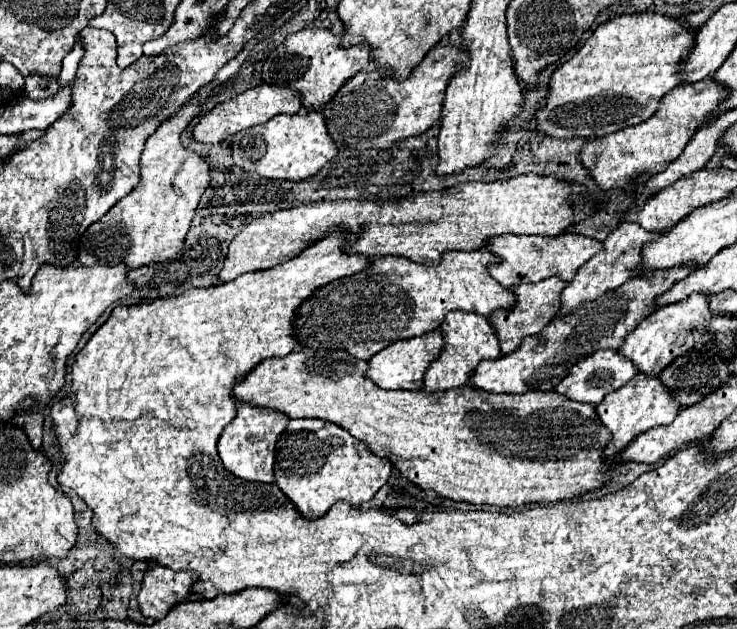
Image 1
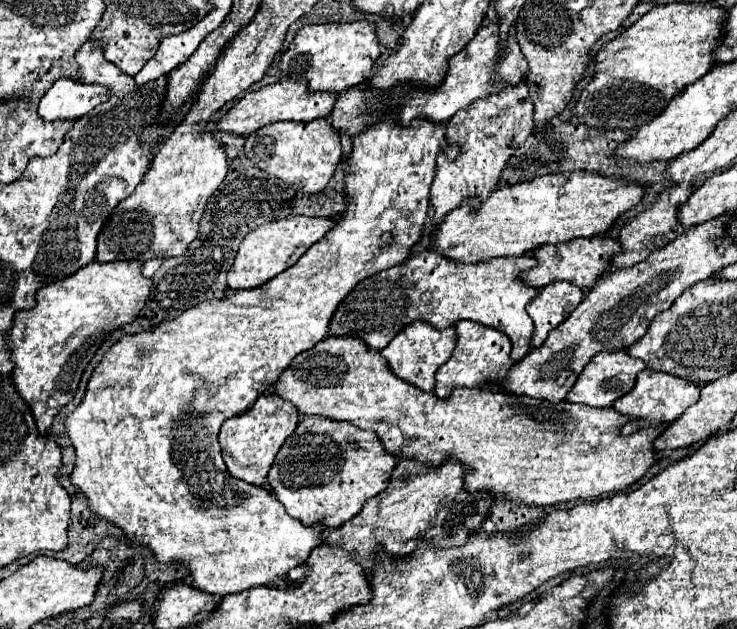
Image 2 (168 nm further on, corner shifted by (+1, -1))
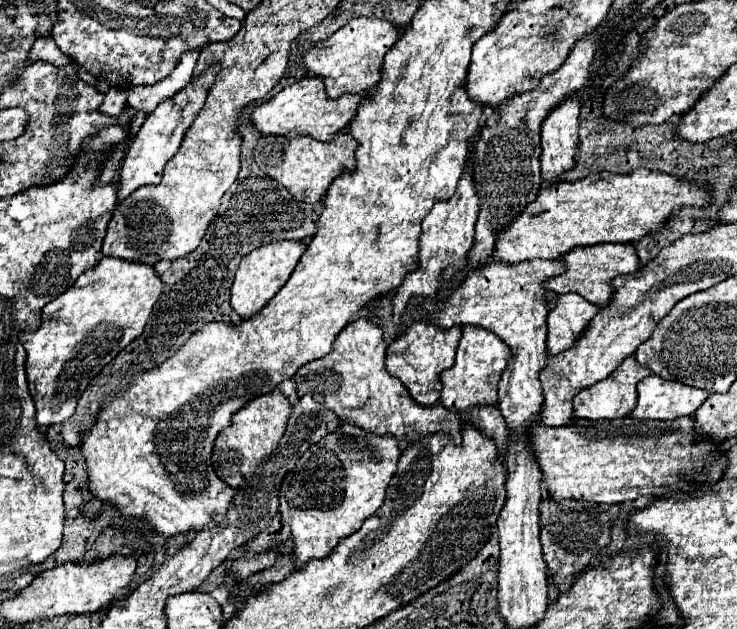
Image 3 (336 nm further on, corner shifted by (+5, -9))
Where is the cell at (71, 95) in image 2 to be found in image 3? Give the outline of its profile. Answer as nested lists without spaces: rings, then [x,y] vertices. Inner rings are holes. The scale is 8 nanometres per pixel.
[[[111,87],[107,91],[107,99],[105,103],[101,105],[101,113],[107,113],[107,115],[121,115],[121,111],[127,107],[127,91],[125,89],[119,89],[119,87]]]

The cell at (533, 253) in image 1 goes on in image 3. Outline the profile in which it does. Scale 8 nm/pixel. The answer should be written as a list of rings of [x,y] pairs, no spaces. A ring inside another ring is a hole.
[[[601,243],[601,245],[593,245],[593,247],[577,247],[573,251],[569,251],[565,257],[561,257],[563,263],[567,265],[565,275],[559,277],[551,277],[545,287],[549,287],[555,293],[577,293],[583,299],[587,299],[589,303],[597,305],[597,307],[605,307],[611,301],[613,295],[613,287],[611,281],[619,275],[629,275],[641,269],[641,261],[637,257],[637,251],[631,243]]]

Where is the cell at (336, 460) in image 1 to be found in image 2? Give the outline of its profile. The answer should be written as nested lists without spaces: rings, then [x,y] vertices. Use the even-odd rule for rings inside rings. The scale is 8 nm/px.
[[[305,417],[297,425],[293,435],[289,435],[283,447],[279,449],[275,463],[269,471],[269,485],[291,517],[299,519],[303,525],[327,523],[327,527],[333,529],[355,517],[363,509],[367,499],[375,497],[387,487],[395,463],[397,459],[391,457],[387,451],[383,451],[381,441],[377,439],[377,435],[373,435],[373,431],[357,429],[355,425],[345,421],[333,421],[325,417]]]

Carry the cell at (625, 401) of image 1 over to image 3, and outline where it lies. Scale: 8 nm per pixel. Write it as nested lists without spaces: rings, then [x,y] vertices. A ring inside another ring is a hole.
[[[649,375],[637,385],[639,403],[633,409],[637,419],[671,421],[683,415],[693,415],[709,397],[709,391],[701,391],[677,381],[663,381]]]

